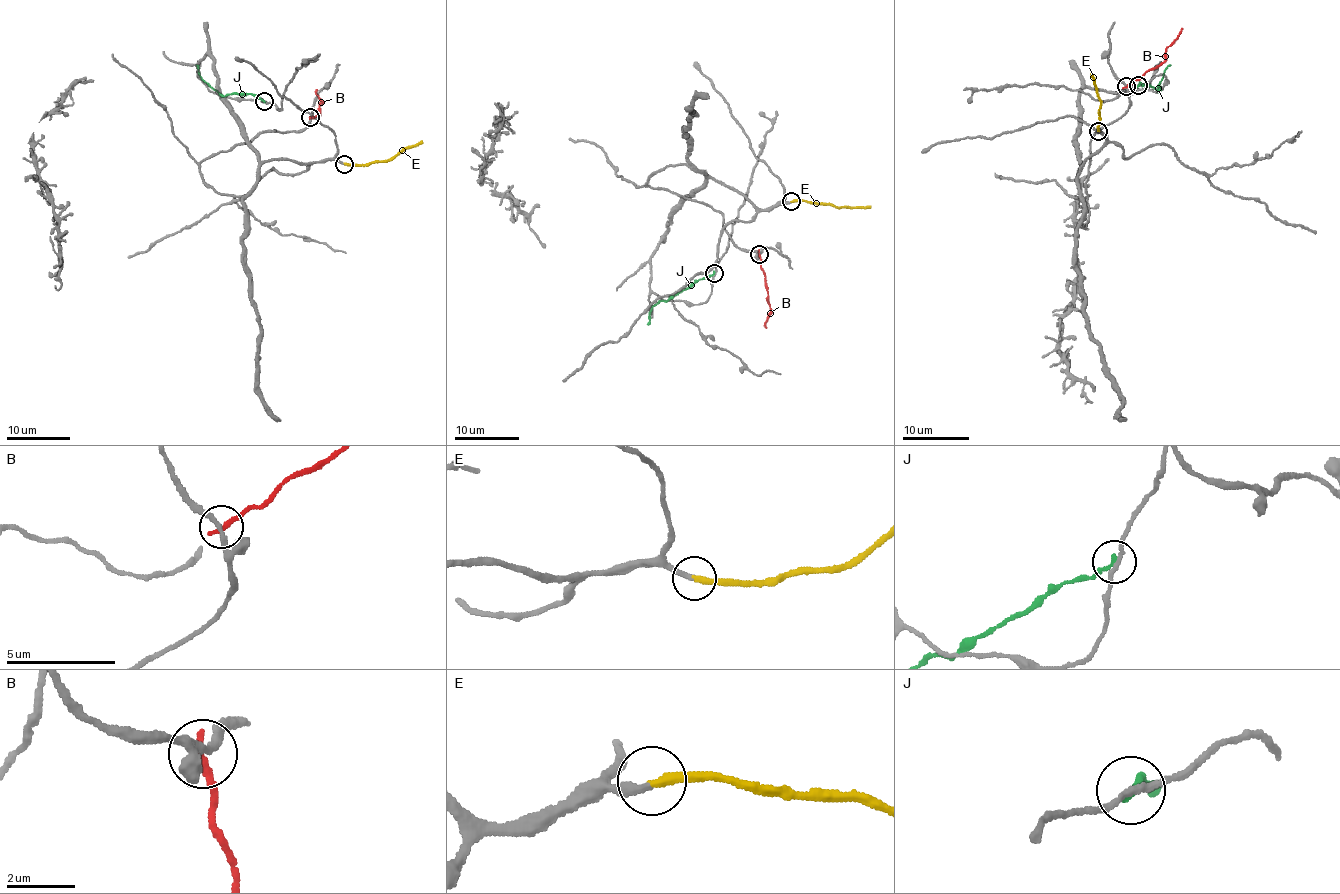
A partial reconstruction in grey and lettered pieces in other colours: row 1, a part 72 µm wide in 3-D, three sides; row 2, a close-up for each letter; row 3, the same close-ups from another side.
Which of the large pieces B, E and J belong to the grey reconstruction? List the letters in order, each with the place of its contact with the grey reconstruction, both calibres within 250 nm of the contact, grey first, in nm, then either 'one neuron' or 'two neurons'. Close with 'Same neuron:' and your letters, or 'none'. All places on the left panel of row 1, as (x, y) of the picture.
B: contact (310, 117); calibres 200 and 260 nm; two neurons
E: contact (344, 164); calibres 240 and 280 nm; one neuron
J: contact (264, 101); calibres 190 and 190 nm; two neurons
Same neuron: E

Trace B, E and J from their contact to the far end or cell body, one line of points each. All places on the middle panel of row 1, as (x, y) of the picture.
B: (758, 253), (770, 307), (765, 329)
E: (791, 201), (836, 206), (871, 206)
J: (713, 272), (653, 306), (646, 324)

